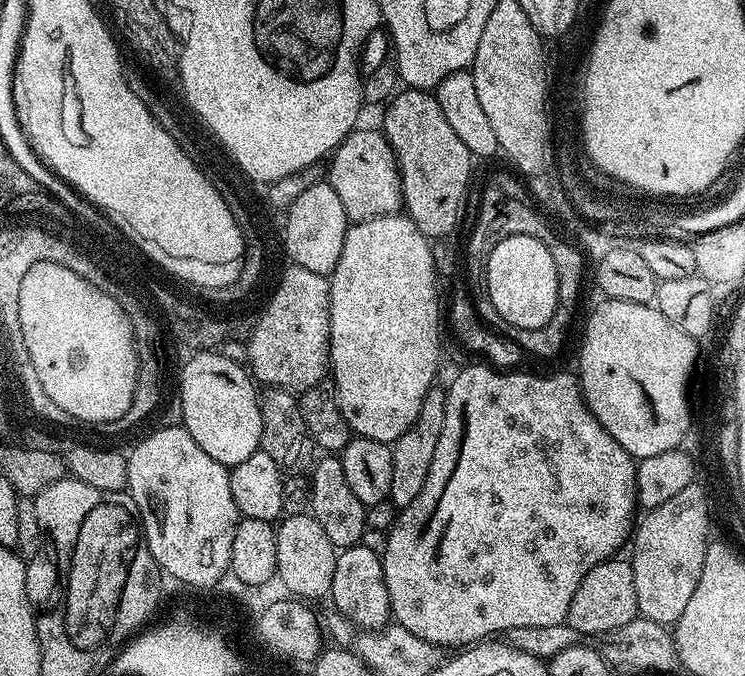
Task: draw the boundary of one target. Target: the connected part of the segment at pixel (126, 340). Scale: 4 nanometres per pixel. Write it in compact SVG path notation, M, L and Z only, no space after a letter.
M50 261L38 262L30 267L22 279L18 297L18 322L21 323L29 360L54 406L62 410L68 408L66 413L72 416L86 417L88 426L105 426L111 422L108 416L120 419L123 417L120 412L126 414L130 410L140 375L140 360L129 318L110 294L104 294L66 266Z

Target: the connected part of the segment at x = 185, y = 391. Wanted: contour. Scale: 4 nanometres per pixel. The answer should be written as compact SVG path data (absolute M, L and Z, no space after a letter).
M216 350L197 352L188 357L180 372L182 427L219 464L231 466L246 462L250 454L260 451L262 438L260 396L249 369Z

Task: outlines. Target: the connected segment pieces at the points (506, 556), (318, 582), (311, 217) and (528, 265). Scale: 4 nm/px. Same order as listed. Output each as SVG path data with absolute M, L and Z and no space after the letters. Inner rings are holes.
M480 362L480 364L472 364L469 368L462 369L453 378L452 385L447 385L446 422L442 422L442 438L438 438L438 450L434 450L434 462L430 462L430 474L426 474L426 486L422 486L422 492L418 494L418 498L414 498L414 502L410 502L410 506L399 509L396 523L390 529L390 539L386 542L386 550L382 555L386 590L390 594L390 606L392 607L392 616L395 623L406 626L408 630L414 634L418 634L423 640L437 645L444 650L447 650L451 644L460 644L456 646L470 646L475 642L480 642L485 638L491 637L493 634L507 633L510 628L521 628L522 626L558 626L565 623L568 618L572 595L574 594L574 590L578 590L578 586L582 582L584 575L594 566L613 559L619 553L616 551L624 543L624 547L629 543L630 533L634 528L634 520L632 524L632 511L637 511L638 508L638 501L636 499L637 461L629 452L622 450L622 446L618 446L618 442L602 427L598 422L598 418L594 418L594 414L588 409L588 404L584 401L584 393L580 390L579 379L575 375L567 376L564 372L558 373L557 376L531 376L530 373L522 371L497 370L487 363Z
M310 514L285 515L275 525L274 538L278 542L278 562L275 575L284 583L285 593L304 602L313 602L319 596L327 597L332 591L334 566L338 550L326 538L322 526Z
M327 182L314 183L288 207L283 251L292 259L289 261L295 267L331 277L332 271L338 266L349 227L346 210L342 210L342 198L334 194L334 186Z
M514 234L498 243L487 264L488 292L494 310L505 322L520 330L546 328L555 314L558 298L558 270L550 250L530 234Z

